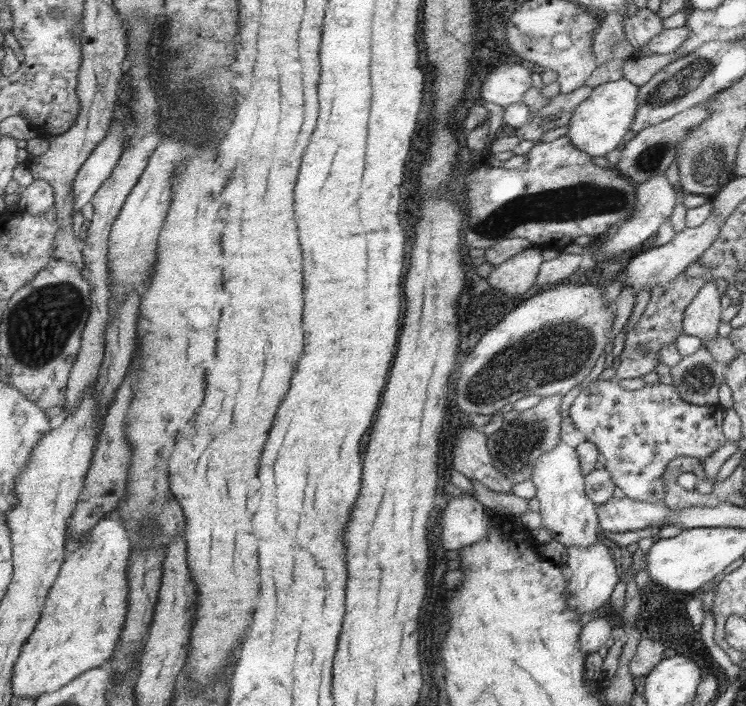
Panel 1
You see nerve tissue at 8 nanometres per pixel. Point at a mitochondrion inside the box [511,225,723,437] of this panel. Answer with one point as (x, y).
(698, 380)

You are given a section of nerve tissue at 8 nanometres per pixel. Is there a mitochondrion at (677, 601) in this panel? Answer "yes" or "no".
no

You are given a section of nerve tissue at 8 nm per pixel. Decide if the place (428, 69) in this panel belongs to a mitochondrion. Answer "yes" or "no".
no

